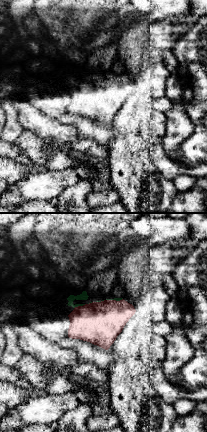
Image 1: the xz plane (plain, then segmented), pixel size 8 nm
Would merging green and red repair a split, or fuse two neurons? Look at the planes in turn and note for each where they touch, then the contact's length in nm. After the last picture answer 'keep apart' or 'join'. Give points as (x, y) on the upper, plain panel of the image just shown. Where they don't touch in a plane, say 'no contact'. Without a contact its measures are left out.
(79, 81) | 100 nm

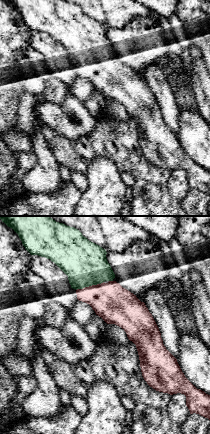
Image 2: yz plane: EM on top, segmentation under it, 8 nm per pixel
(87, 62) | 190 nm

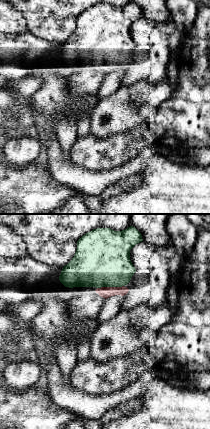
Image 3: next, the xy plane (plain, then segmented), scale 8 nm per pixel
(110, 62) | 220 nm

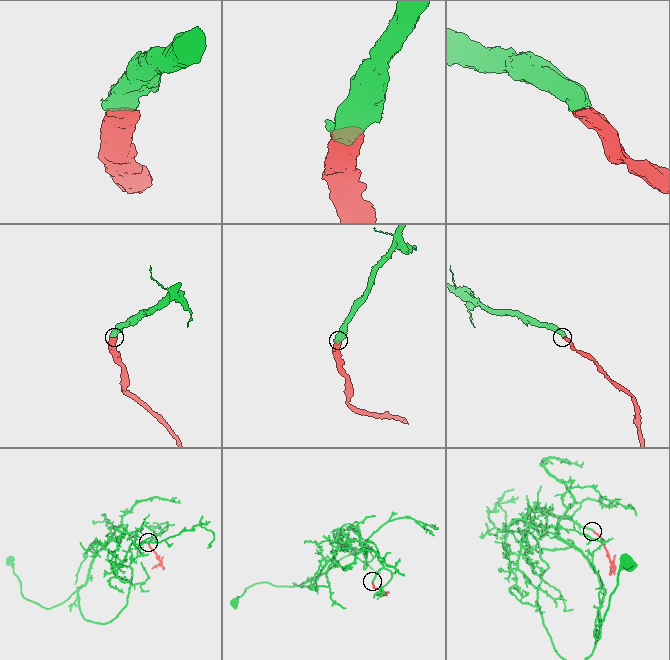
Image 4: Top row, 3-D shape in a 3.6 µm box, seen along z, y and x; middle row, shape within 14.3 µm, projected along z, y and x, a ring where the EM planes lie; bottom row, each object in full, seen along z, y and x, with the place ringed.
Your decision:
join

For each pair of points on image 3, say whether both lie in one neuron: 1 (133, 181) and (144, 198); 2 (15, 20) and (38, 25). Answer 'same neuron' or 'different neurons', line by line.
1: different neurons
2: different neurons

